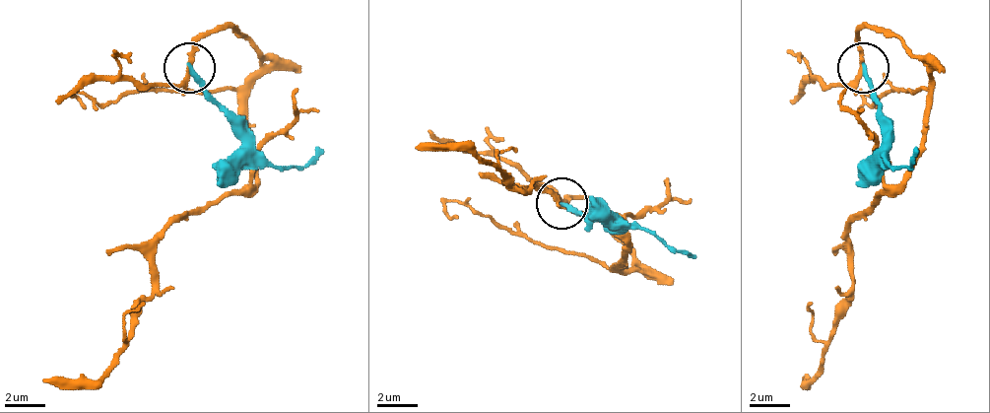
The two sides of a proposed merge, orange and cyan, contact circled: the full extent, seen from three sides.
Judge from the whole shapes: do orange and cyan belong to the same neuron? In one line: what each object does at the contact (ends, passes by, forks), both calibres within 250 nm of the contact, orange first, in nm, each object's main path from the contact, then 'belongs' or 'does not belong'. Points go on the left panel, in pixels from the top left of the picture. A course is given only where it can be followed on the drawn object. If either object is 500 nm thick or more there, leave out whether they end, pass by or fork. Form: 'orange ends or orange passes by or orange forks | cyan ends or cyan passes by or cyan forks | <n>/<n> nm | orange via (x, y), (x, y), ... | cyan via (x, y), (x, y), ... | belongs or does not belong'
orange forks | cyan ends | 160/220 nm | orange via (188, 66), (203, 36), (229, 26), (258, 56), (253, 172), (158, 239), (153, 294), (97, 380), (41, 380) | cyan via (188, 66), (198, 87), (279, 168), (304, 168), (324, 147) | does not belong

